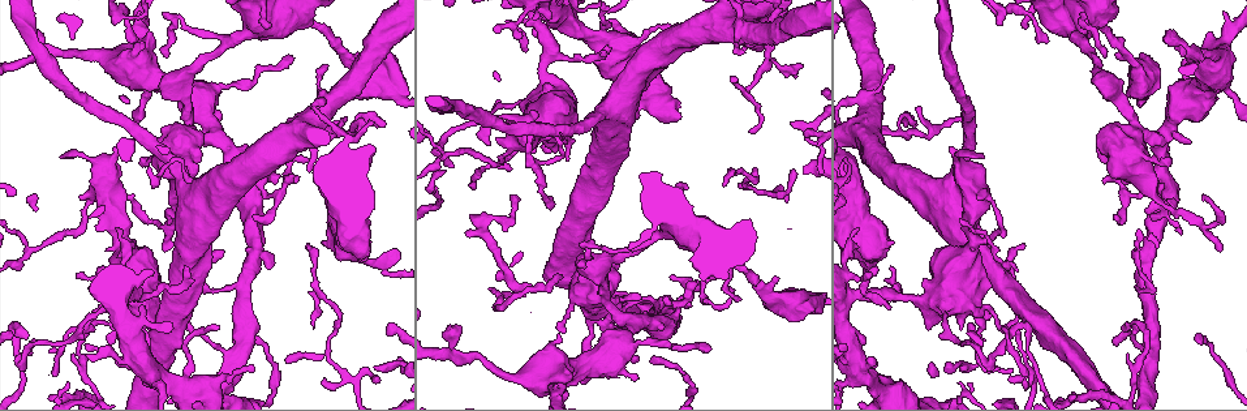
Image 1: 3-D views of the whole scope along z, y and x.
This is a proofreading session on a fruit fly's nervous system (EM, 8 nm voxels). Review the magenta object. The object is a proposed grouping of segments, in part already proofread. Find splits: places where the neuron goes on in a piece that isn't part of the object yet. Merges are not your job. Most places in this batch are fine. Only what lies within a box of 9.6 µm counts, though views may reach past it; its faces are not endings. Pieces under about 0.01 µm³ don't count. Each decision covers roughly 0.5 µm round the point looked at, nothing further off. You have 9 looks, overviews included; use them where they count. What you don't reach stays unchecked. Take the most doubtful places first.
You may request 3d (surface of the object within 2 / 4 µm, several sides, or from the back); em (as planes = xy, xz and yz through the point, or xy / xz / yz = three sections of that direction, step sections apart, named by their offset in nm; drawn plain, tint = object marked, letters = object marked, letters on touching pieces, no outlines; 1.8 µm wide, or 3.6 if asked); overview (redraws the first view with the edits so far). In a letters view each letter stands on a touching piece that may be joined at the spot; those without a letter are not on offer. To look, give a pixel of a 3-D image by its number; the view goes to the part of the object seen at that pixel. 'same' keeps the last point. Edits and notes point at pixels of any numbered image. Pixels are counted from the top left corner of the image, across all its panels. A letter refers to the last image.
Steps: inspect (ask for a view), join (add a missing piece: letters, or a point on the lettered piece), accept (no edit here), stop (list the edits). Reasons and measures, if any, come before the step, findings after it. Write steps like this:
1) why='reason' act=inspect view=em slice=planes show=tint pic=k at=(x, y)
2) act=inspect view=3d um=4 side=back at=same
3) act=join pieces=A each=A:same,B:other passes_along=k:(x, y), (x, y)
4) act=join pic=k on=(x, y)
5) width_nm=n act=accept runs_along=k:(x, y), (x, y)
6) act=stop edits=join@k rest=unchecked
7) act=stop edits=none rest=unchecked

why='thick turns thin' act=inspect view=3d um=2 pic=1 at=(1033, 21)

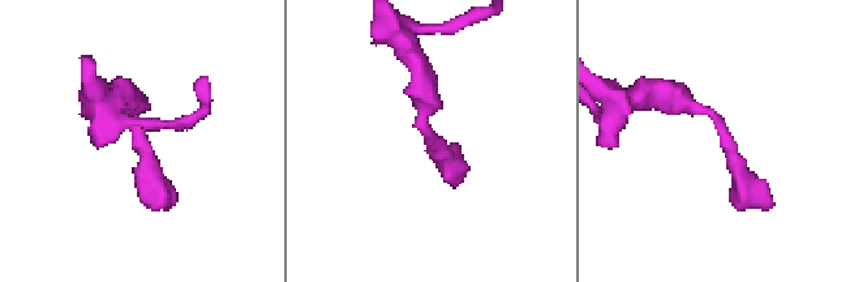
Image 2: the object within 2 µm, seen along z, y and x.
why='need the tissue' act=inspect view=em slice=planes show=tint pic=2 at=(428, 134)

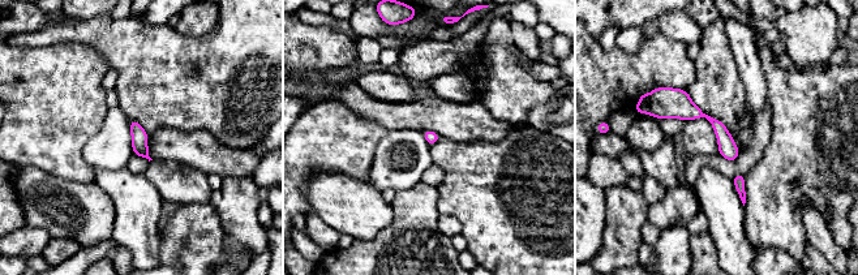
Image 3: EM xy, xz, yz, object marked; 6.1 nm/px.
act=inspect view=em slice=planes show=letters at=same

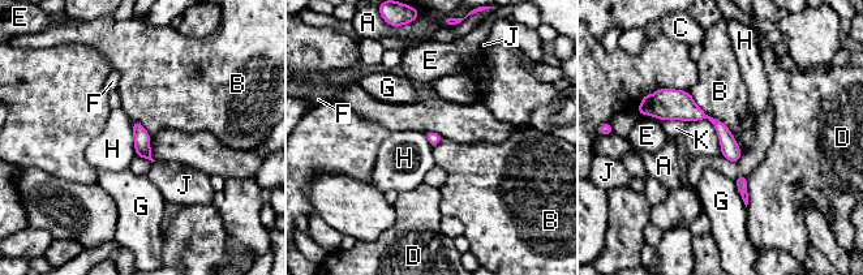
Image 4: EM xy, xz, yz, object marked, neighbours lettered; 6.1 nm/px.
longest_contact=B:460nm act=accept each=A:other,B:other,C:other,D:other,E:other,F:other,G:other,H:other,J:other,K:other runs_along=4:(651, 110), (709, 117), (737, 155) found='none of them fits'

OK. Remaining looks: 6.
why='branch stops here' act=inspect view=em um=3.6 slice=xz step=16 show=plain pic=1 at=(893, 243)

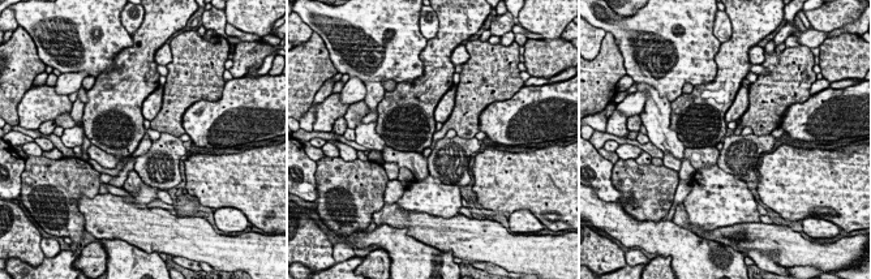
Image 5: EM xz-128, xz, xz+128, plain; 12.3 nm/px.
act=inspect view=em um=3.6 slice=xz step=16 show=letters at=same

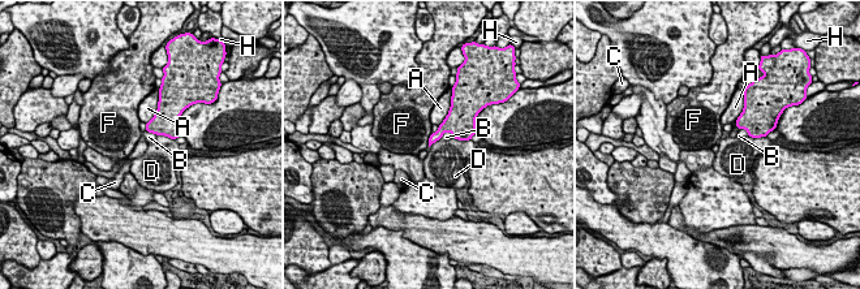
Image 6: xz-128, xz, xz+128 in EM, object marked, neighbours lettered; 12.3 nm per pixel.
act=accept each=A:other,B:other,C:other,D:other,F:other,H:other border=6:(433, 133), (426, 147) found='no lettered piece goes on from it'

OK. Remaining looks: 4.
why='three-way junction' act=inspect view=em um=3.6 slice=planes show=tint pic=1 at=(741, 31)

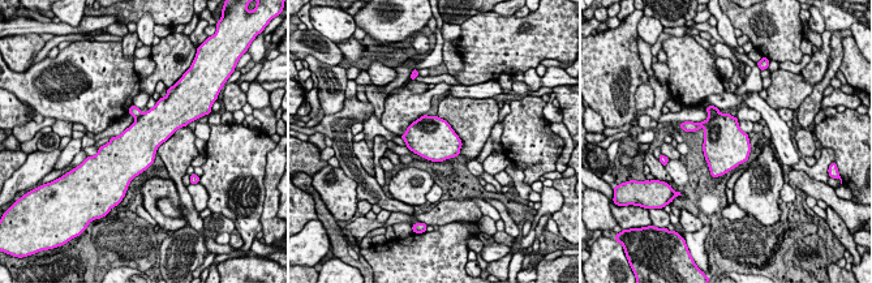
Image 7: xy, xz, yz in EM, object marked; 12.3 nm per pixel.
act=inspect view=em um=3.6 slice=planes show=letters at=same

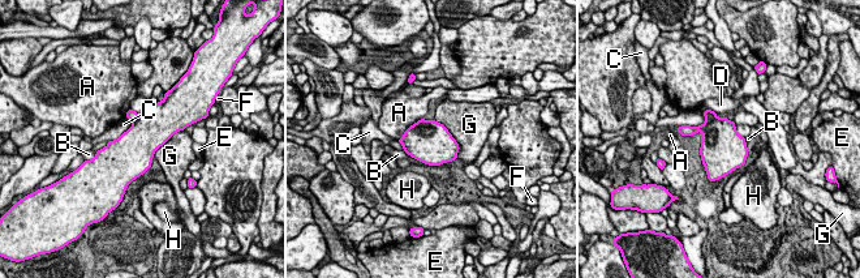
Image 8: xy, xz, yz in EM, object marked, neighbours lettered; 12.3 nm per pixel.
act=accept each=A:other,B:other,C:other,D:other,E:other,F:other,G:other,H:other border=8:(434, 119), (458, 144), (456, 158) found='no lettered piece goes on from it'

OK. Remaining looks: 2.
why='abrupt turn' act=inspect view=em slice=yz step=4 show=tint pic=1 at=(284, 175)

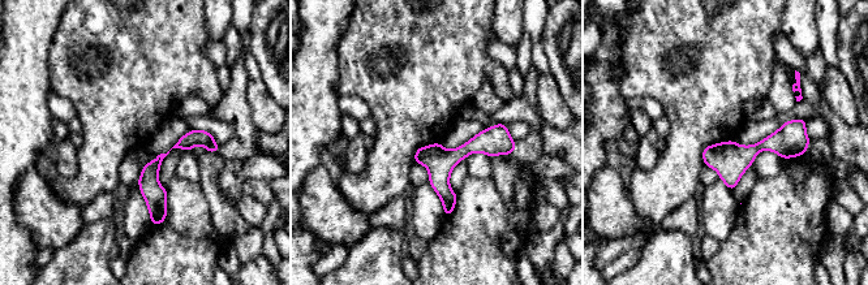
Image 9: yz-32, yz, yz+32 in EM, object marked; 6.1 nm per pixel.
act=inspect view=em slice=planes show=letters at=same

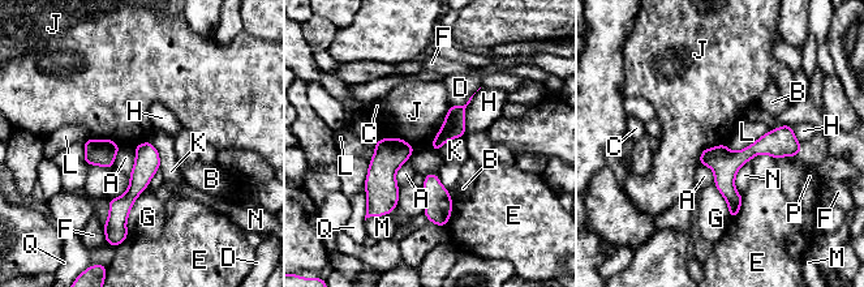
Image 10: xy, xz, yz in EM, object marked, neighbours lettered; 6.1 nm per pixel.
width_nm=120 act=accept each=A:other,B:other,C:other,D:other,E:other,F:other,G:other,H:other,J:other,K:other,L:other,M:other,N:other,P:other,Q:other runs_along=10:(796, 150), (703, 161) found='no lettered piece goes on from it'

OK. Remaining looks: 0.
act=stop edits=none rest=unchecked

